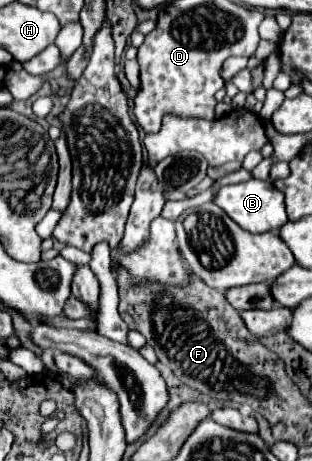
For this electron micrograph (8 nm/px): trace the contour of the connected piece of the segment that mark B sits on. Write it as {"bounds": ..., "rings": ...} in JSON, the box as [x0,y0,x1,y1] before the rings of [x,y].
{"bounds":[215,180,287,234],"rings":[[[247,180],[241,184],[233,186],[223,186],[215,198],[215,204],[227,212],[229,218],[233,218],[243,230],[253,232],[253,234],[263,234],[263,232],[279,232],[283,224],[287,224],[287,214],[285,214],[285,202],[283,202],[283,192],[277,190],[269,180]]]}

